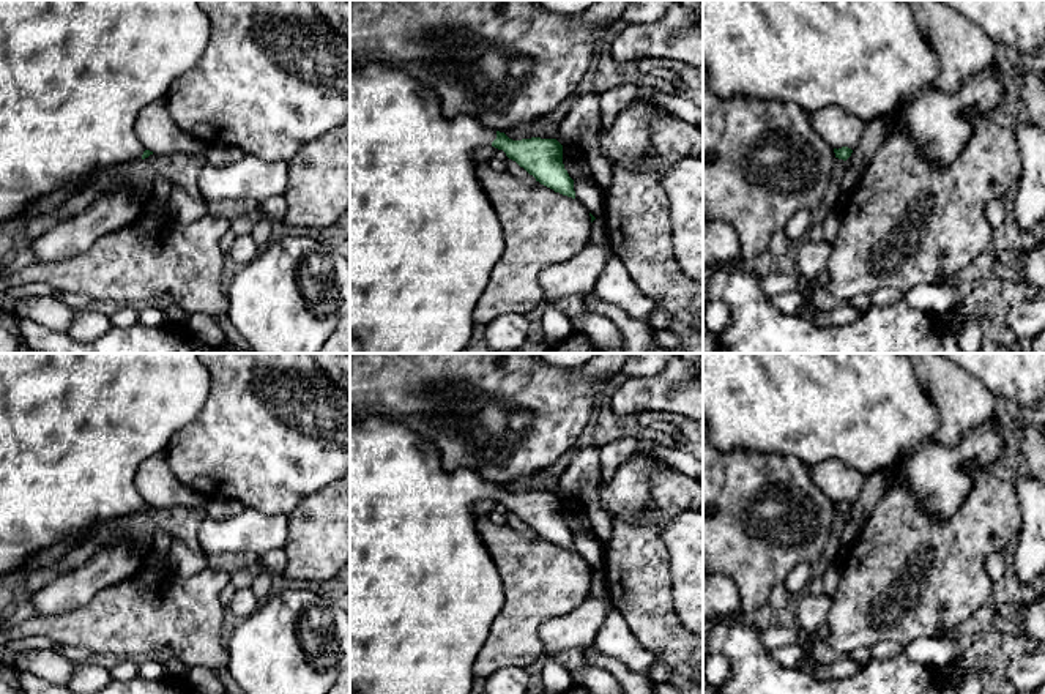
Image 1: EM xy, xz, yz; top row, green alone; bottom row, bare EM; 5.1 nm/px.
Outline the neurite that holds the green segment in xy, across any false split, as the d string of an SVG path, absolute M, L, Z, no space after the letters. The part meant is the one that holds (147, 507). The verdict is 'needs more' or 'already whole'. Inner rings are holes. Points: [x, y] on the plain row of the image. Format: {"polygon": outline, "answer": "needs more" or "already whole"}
{"polygon": "M0 353L0 585L39 550L99 522L153 508L134 484L136 472L145 459L164 451L172 435L200 413L208 394L210 372L197 353Z", "answer": "needs more"}

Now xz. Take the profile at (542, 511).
{"polygon": "M380 415L350 421L350 691L356 694L471 694L473 664L504 604L500 571L476 527L473 505L495 500L541 538L575 552L556 492L512 494L471 468L446 470L437 445Z", "answer": "needs more"}

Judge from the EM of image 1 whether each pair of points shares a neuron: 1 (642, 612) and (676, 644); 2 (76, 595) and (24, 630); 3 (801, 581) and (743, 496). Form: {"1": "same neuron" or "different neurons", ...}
{"1": "same neuron", "2": "different neurons", "3": "different neurons"}

